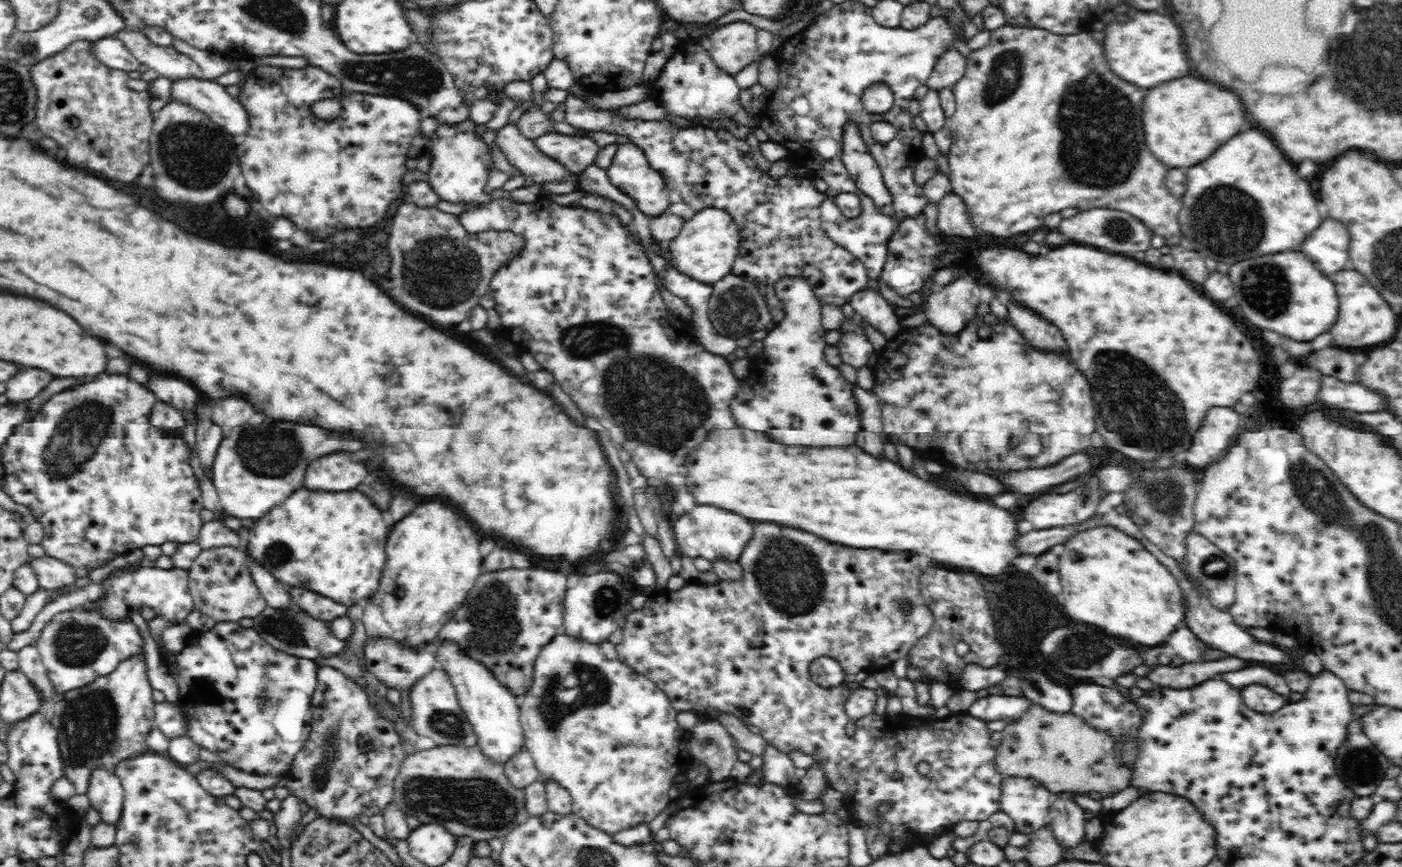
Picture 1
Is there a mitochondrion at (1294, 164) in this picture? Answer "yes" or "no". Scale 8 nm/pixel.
no

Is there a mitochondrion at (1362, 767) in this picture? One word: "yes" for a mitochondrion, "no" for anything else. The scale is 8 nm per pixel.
yes

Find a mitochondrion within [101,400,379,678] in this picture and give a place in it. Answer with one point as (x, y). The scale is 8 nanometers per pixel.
(268, 458)

